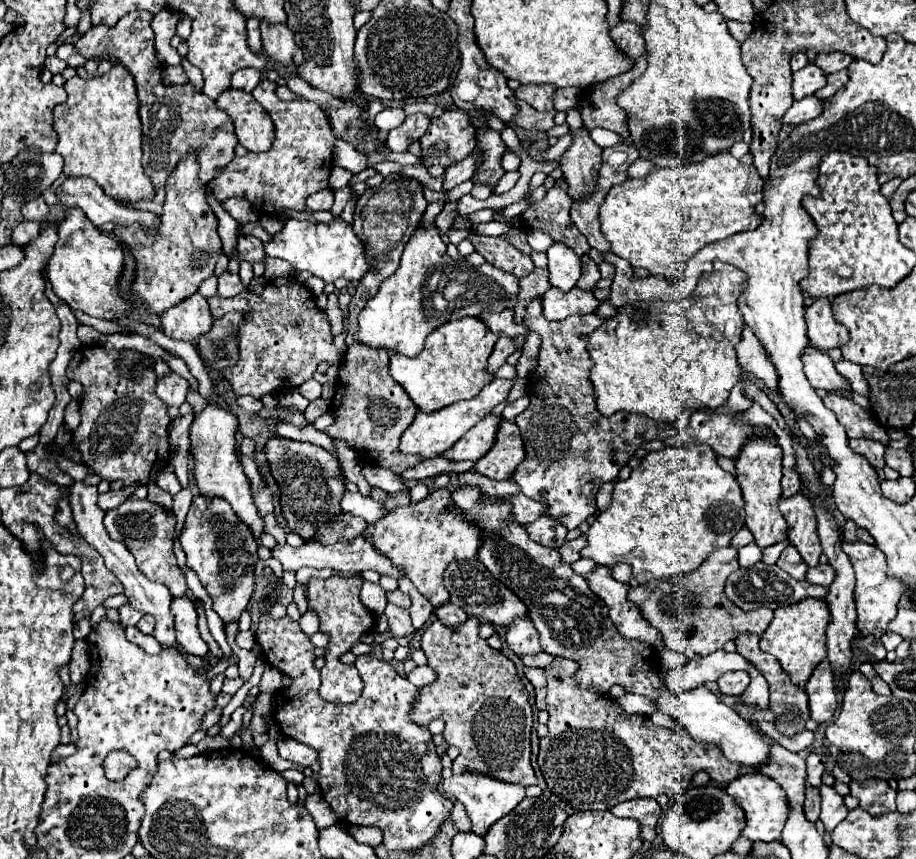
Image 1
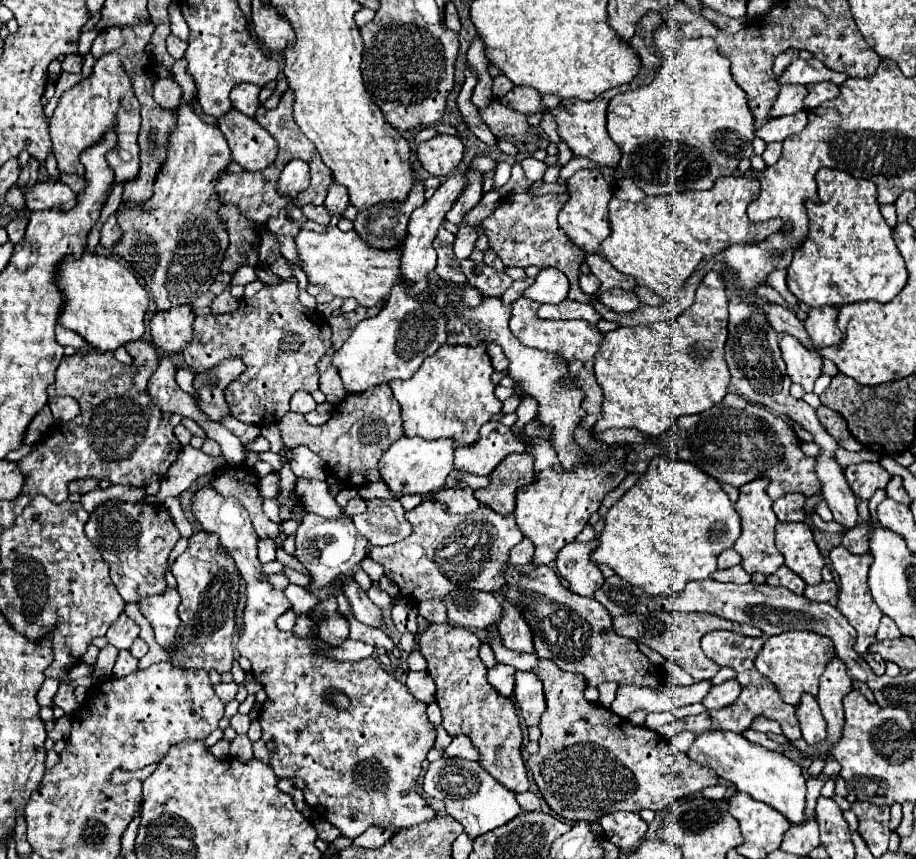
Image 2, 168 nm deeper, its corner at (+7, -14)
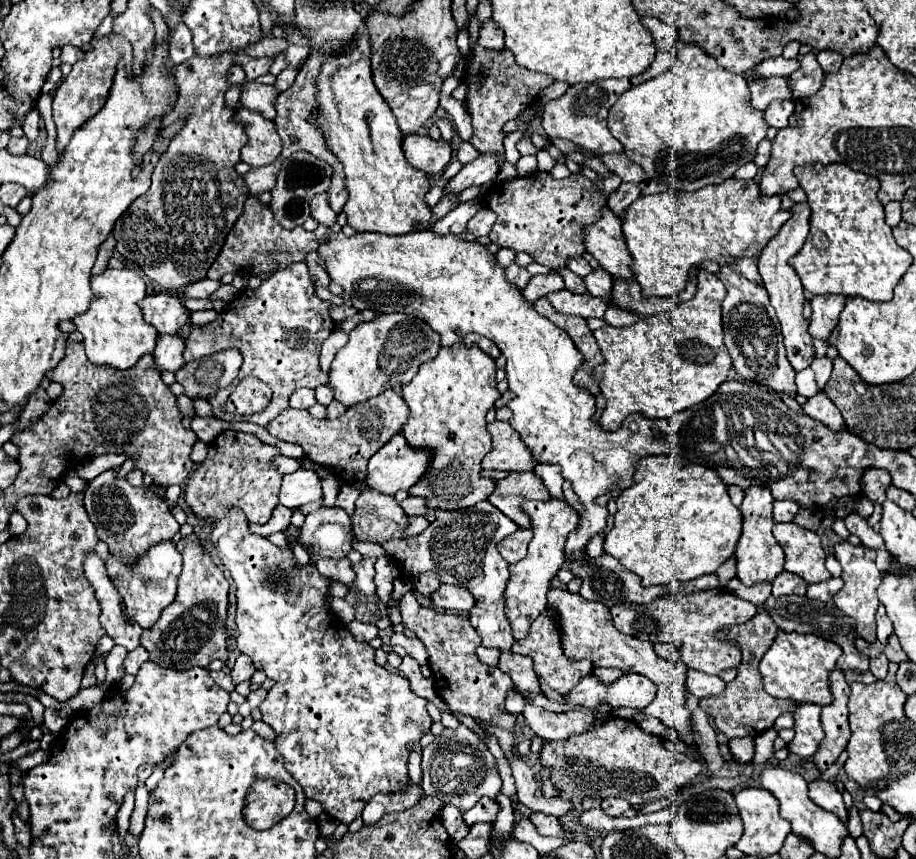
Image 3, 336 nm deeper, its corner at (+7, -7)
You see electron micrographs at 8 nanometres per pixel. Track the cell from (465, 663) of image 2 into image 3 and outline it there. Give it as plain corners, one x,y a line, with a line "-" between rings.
407,592
399,606
401,606
401,616
403,616
401,624
407,630
411,630
429,650
429,666
431,666
431,672
433,672
433,678
435,678
435,688
437,688
439,696
451,706
451,710
463,712
463,714
473,716
473,718
481,718
487,724
495,724
495,726
501,726
501,728
513,732
515,730
515,718
501,712
501,708
505,706
505,696
513,688
513,680
509,680
509,676
505,676
497,666
485,666
483,662
479,662
475,650
481,644
481,638
477,636
477,630
469,624
469,620
465,616
459,616
459,614
451,614
451,612
441,614
439,610
423,608
415,600
413,592

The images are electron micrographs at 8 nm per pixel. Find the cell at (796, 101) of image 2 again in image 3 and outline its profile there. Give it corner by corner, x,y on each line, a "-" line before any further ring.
761,78
755,82
749,82
751,92
751,104
757,110
765,110
773,100
777,98
789,98
789,86
787,78

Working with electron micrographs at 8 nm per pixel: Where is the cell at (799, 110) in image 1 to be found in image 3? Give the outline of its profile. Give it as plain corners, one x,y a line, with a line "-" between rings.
773,100
769,108
765,110
765,122
773,128
785,128
789,116
793,114
793,102
791,100

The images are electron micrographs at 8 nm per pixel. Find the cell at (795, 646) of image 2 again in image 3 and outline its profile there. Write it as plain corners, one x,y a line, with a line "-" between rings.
779,632
773,646
765,652
759,662
759,672
763,676
763,688
775,698
789,698
797,704
819,704
827,706
833,702
829,690
829,674
833,672
841,648
829,640
823,640
815,634
797,634
797,632

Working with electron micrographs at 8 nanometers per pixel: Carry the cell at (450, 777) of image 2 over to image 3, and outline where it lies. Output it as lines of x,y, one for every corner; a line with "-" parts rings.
467,726
457,730
445,728
439,736
433,738
429,746
423,748
423,778
421,786
429,796
437,796
445,804
457,806
461,812
467,812
477,804
481,796
495,798
501,790
501,778
495,766
495,758
487,750
485,740

